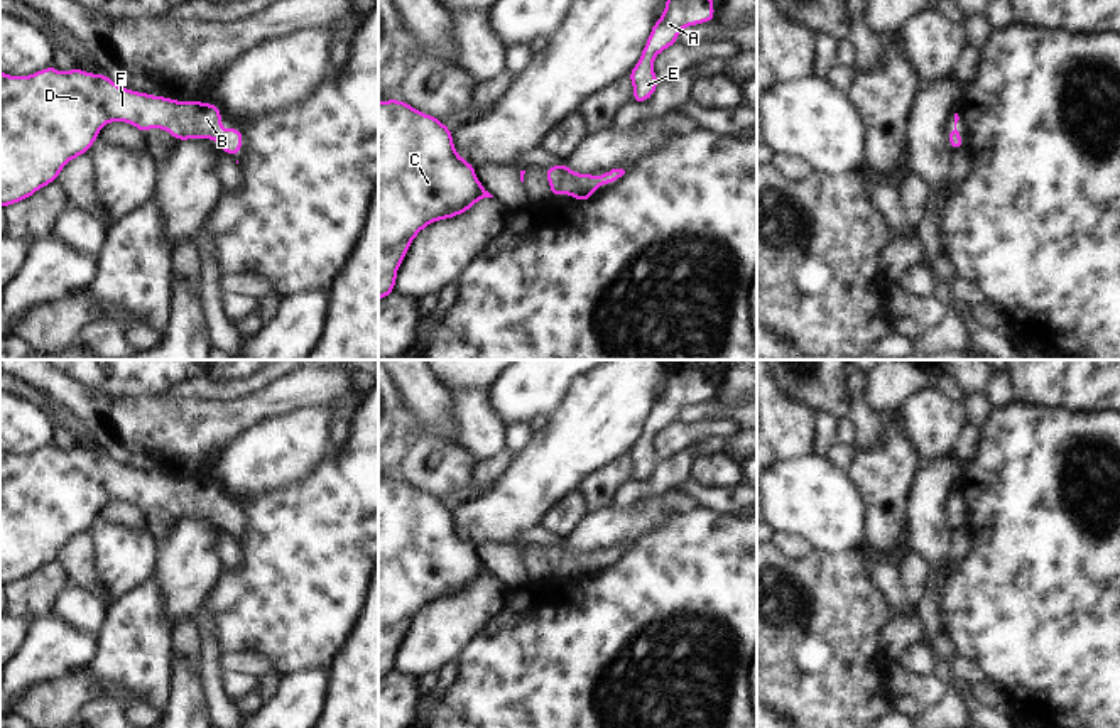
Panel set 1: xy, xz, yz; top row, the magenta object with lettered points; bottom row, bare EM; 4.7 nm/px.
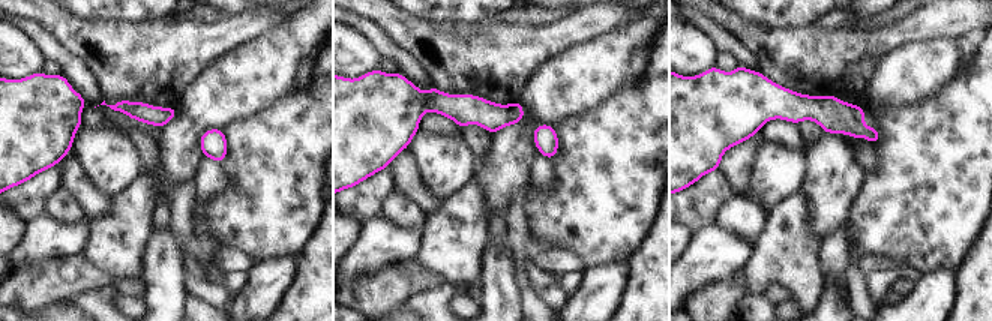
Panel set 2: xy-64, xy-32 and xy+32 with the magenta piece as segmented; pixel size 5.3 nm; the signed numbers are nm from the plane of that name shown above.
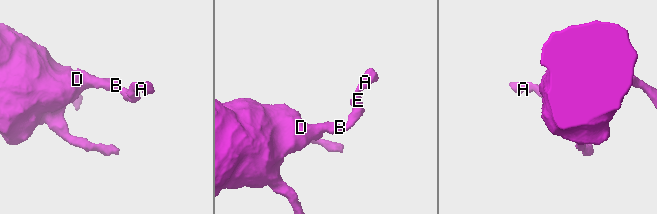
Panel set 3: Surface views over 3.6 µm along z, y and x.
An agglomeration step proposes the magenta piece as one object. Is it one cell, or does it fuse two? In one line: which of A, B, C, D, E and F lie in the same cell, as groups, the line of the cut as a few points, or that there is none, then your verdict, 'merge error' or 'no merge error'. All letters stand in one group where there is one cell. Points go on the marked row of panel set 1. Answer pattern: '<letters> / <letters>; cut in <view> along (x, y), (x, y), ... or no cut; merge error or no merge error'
A B C D E F; no cut; no merge error

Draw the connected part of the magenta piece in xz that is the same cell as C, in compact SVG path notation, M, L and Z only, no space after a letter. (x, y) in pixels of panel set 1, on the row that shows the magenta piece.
M378 101L378 301L394 294L397 269L421 230L466 213L483 198L493 196L454 150L451 128L405 101Z

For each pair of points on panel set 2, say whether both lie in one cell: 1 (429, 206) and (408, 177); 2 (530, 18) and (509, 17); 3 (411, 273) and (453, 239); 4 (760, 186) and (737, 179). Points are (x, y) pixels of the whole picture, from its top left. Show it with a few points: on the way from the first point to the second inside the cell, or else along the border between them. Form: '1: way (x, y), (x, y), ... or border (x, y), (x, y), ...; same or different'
1: way (423, 198), (411, 185); same
2: way (526, 17), (514, 17); same
3: border (416, 258), (444, 282); different
4: border (757, 149), (748, 191), (743, 195); different

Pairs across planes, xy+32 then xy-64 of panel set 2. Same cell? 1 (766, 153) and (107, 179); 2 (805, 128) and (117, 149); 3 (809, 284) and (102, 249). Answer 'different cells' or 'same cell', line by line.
1: same cell
2: different cells
3: same cell

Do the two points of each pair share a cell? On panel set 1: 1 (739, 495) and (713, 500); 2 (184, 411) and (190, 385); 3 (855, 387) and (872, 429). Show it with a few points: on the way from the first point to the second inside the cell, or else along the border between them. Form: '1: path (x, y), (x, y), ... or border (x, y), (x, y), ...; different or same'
1: path (732, 499), (720, 499); same
2: border (166, 392), (176, 397), (228, 399); different
3: path (857, 397), (860, 414), (865, 419); same

